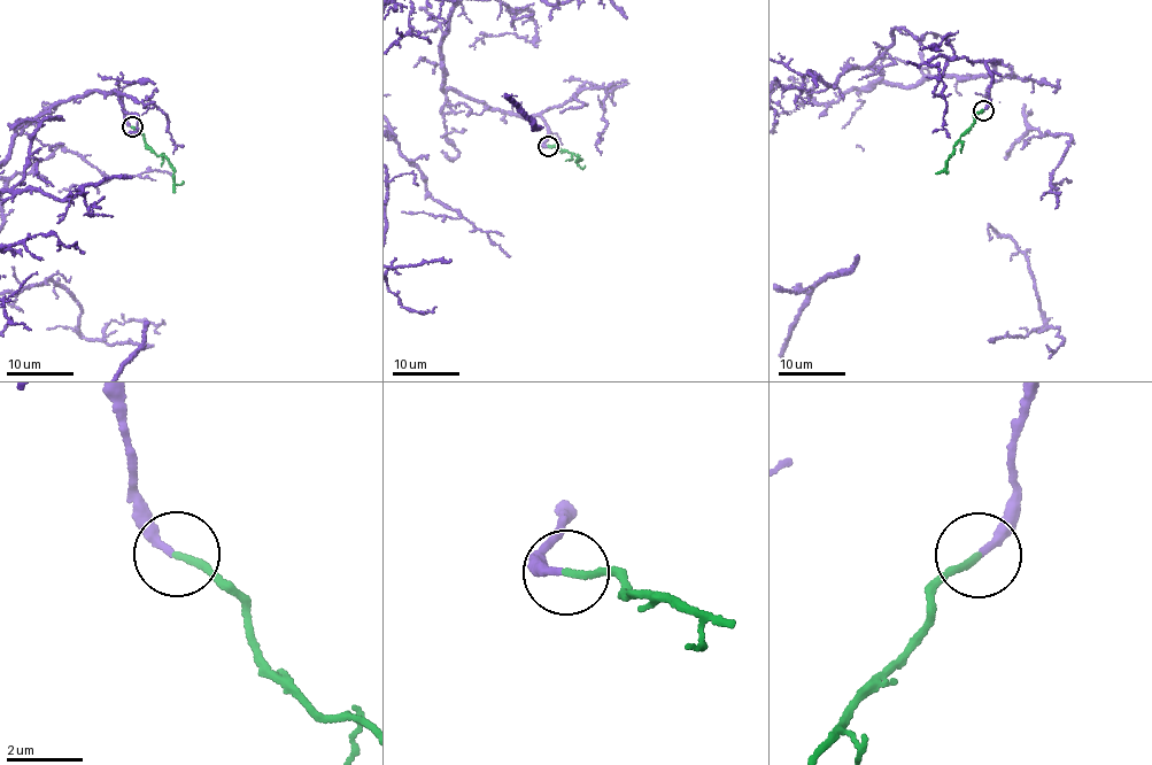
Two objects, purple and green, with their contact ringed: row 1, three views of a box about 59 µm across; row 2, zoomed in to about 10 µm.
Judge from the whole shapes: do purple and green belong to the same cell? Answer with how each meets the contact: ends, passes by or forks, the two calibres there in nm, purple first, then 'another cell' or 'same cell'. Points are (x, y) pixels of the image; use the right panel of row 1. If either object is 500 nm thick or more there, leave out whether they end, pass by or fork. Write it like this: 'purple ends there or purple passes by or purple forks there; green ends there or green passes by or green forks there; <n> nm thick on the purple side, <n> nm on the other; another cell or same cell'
purple ends there; green ends there; 220 nm thick on the purple side, 180 nm on the other; same cell

